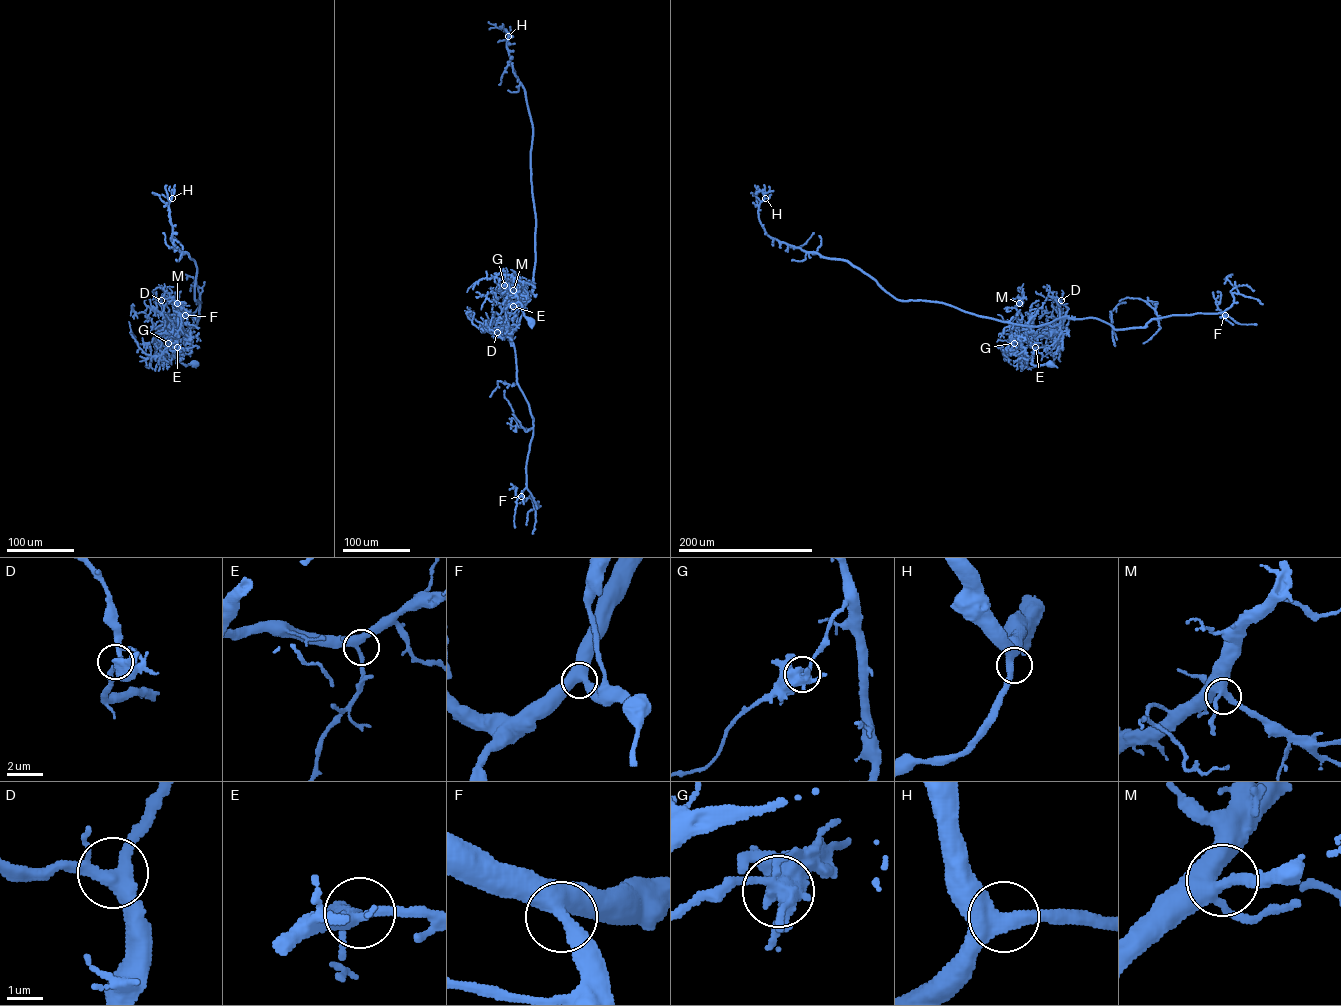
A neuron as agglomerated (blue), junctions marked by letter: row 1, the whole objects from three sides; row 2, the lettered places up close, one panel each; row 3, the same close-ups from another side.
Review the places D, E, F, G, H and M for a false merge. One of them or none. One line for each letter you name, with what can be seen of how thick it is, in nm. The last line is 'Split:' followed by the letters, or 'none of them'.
G: 500 nm
Split: G

